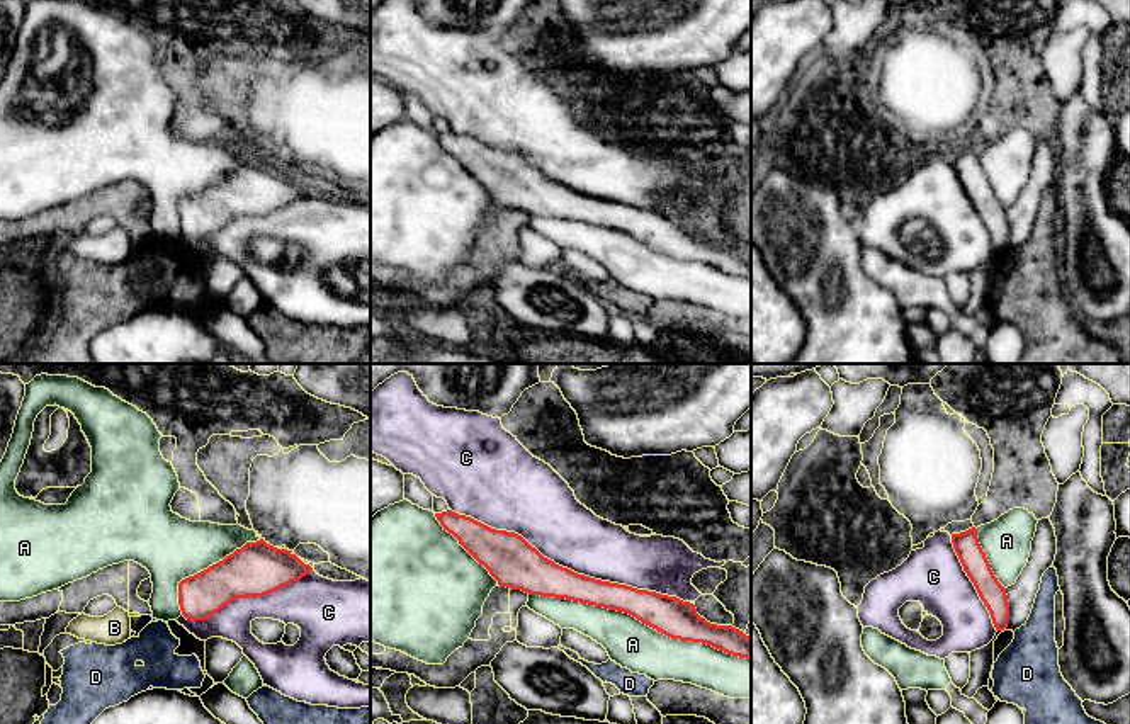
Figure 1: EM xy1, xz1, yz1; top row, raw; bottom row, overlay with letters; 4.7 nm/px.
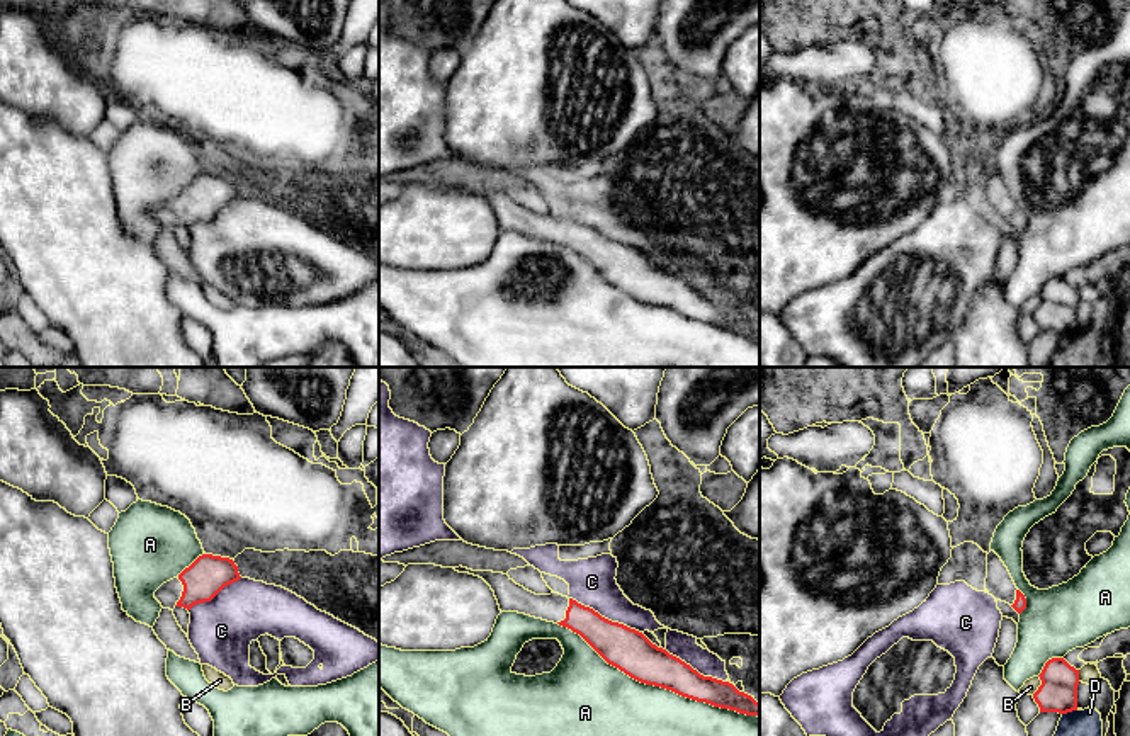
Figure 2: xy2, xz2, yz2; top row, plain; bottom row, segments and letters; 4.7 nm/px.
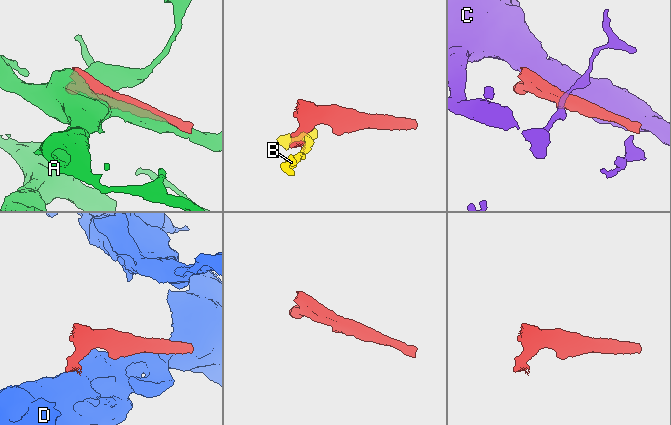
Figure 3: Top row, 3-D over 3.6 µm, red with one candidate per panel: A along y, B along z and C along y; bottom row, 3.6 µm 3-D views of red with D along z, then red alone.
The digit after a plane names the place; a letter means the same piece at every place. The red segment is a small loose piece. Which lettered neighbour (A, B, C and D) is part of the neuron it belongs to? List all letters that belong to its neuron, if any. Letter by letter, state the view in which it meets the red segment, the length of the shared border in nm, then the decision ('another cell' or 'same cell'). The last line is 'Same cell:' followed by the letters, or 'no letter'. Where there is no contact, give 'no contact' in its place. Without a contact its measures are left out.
A: contact in xz1; length 1100 nm; another cell
B: contact in yz2; length 100 nm; another cell
C: contact in xz1; length 1200 nm; another cell
D: contact in yz2; length 80 nm; another cell
Same cell: no letter

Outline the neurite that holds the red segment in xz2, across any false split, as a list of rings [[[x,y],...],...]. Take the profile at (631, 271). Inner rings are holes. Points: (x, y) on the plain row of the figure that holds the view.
[[[454,187],[483,197],[501,231],[518,231],[559,243],[579,253],[608,284],[630,297],[671,309],[681,316],[714,326],[760,337],[760,323],[732,303],[703,296],[680,277],[653,263],[642,252],[602,236],[590,226],[559,212],[535,214],[508,194]]]

